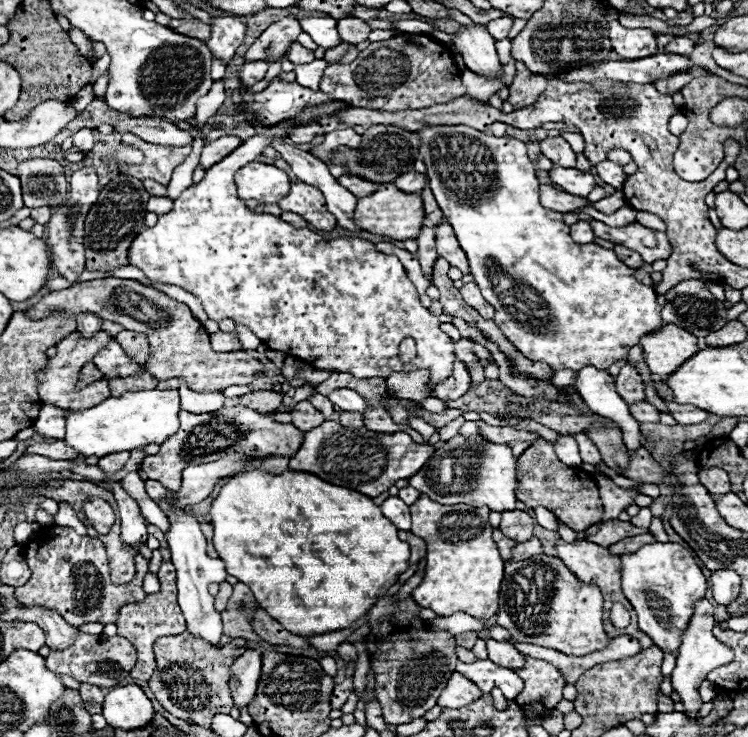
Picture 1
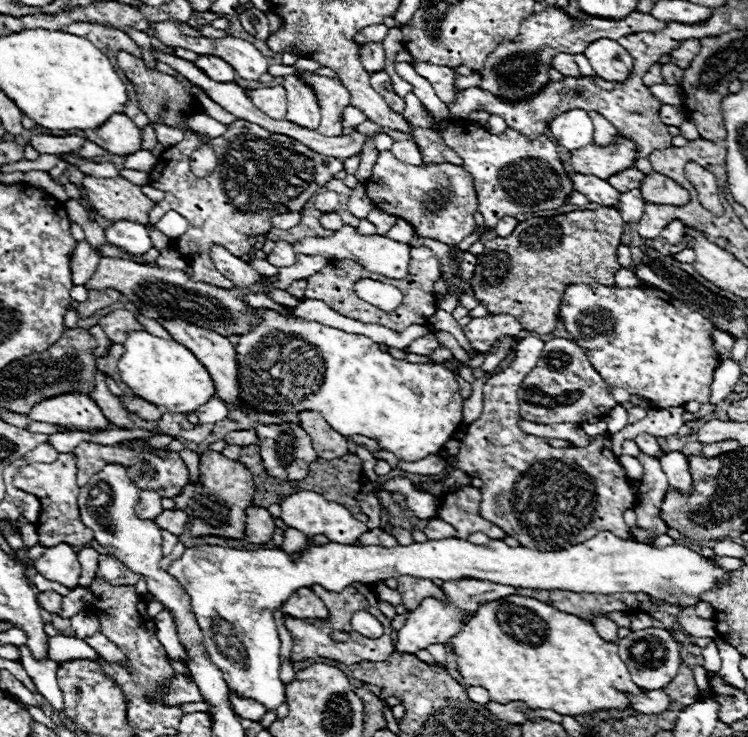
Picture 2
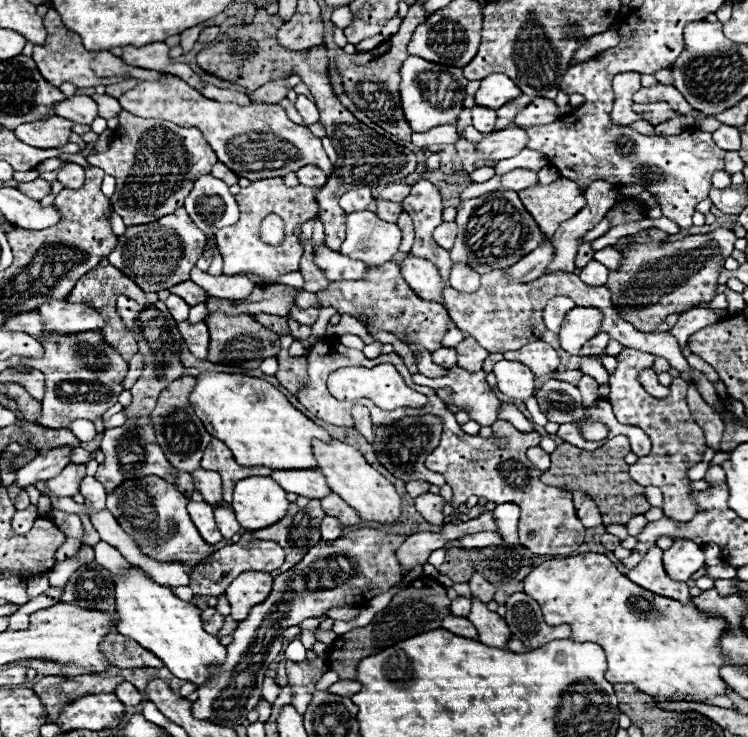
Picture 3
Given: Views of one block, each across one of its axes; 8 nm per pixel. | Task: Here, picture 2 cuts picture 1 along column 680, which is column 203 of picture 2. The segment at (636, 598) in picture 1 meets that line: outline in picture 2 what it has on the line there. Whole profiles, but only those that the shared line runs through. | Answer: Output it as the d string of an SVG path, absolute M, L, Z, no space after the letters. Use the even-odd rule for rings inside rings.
M602 532L578 546L558 552L540 552L534 548L510 548L502 540L490 540L484 546L470 544L460 538L444 538L444 540L428 540L414 542L410 546L342 546L330 542L326 546L314 546L298 560L292 560L284 550L232 550L220 546L194 546L188 548L182 558L170 564L170 574L182 582L182 588L192 598L192 610L198 618L198 624L204 634L204 646L210 652L212 662L224 672L226 684L244 698L254 698L264 704L266 710L276 710L284 700L284 684L280 680L280 638L276 632L276 624L272 612L286 602L298 588L320 584L330 592L344 590L354 582L376 582L398 576L414 576L426 580L460 580L460 578L478 578L490 580L504 586L514 588L538 588L538 590L568 590L568 592L586 592L586 594L618 594L618 592L646 592L652 600L668 602L674 606L696 606L700 602L698 594L710 590L716 580L726 578L728 574L720 568L708 564L706 558L700 558L696 552L684 546L666 546L656 548L644 542L620 540L610 532Z

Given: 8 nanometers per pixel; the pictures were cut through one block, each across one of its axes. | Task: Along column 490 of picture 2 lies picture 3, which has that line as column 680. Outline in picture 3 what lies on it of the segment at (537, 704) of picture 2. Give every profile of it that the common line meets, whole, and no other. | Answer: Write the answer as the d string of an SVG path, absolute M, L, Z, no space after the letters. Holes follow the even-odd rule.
M578 554L562 560L546 560L534 568L524 580L524 592L540 602L544 620L550 626L570 624L572 640L596 642L608 656L606 678L612 684L634 684L642 692L654 698L714 698L730 692L730 686L720 678L720 668L730 660L720 652L720 638L728 634L728 622L722 616L710 616L696 608L694 602L682 604L672 598L660 598L634 582L628 582L624 574L604 554Z

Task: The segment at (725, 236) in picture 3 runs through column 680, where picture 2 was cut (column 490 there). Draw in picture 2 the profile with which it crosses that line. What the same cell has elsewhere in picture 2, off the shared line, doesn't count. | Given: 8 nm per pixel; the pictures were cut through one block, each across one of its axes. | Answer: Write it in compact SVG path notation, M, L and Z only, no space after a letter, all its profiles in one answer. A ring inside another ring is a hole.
M596 208L596 210L574 210L574 212L568 212L568 214L560 214L560 216L548 216L548 218L530 218L530 220L524 220L520 222L514 232L506 238L492 238L488 242L484 242L484 252L478 254L478 264L474 268L474 276L472 276L472 290L474 290L474 296L478 298L480 304L484 304L488 308L490 314L510 314L514 318L518 318L524 326L524 330L530 330L530 332L536 332L536 334L550 334L556 324L558 324L558 312L560 312L560 300L562 300L562 292L566 286L570 284L604 284L604 286L614 286L614 272L620 270L620 264L618 264L618 246L620 246L620 238L622 238L622 230L624 230L624 220L620 216L618 210L614 208Z

